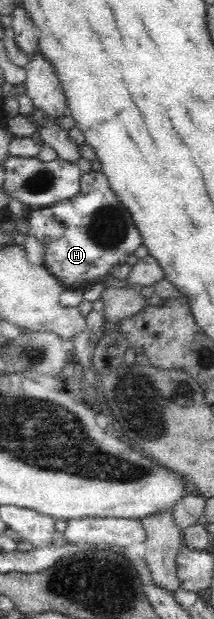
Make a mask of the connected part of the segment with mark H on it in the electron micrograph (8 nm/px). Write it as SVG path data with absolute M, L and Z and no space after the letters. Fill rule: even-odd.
M91 170L82 174L79 182L81 188L76 195L48 208L33 210L28 219L29 234L44 248L43 265L57 279L61 290L84 291L100 283L143 245L135 221L112 191L104 172Z

